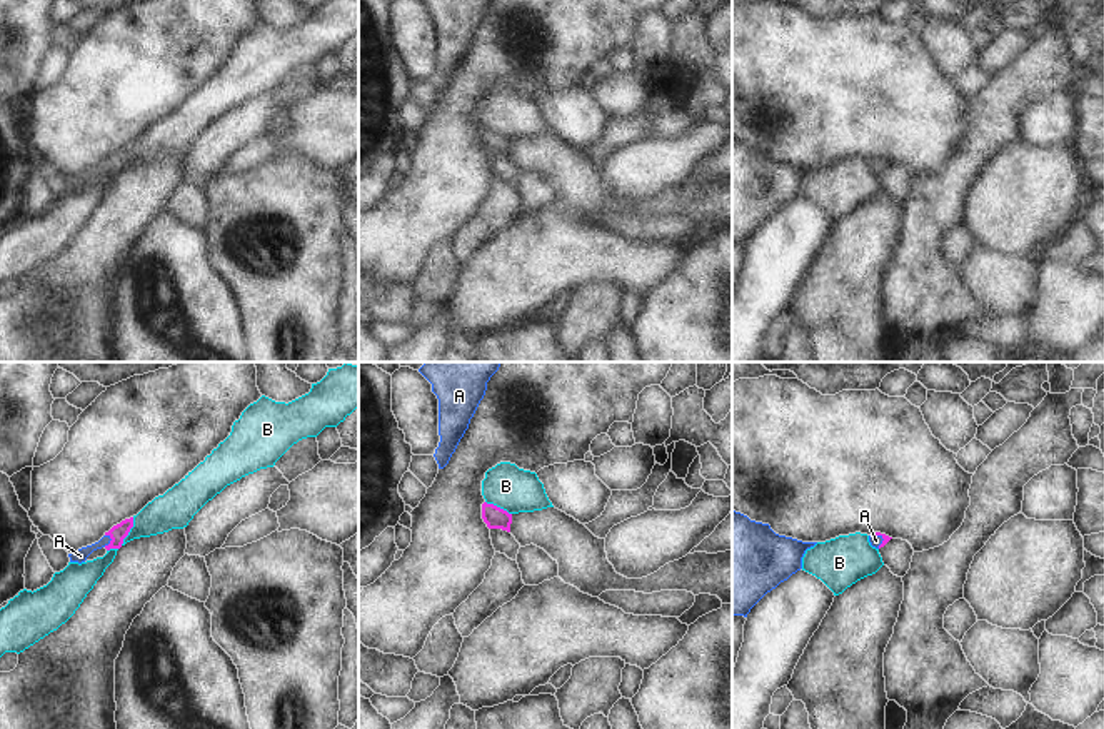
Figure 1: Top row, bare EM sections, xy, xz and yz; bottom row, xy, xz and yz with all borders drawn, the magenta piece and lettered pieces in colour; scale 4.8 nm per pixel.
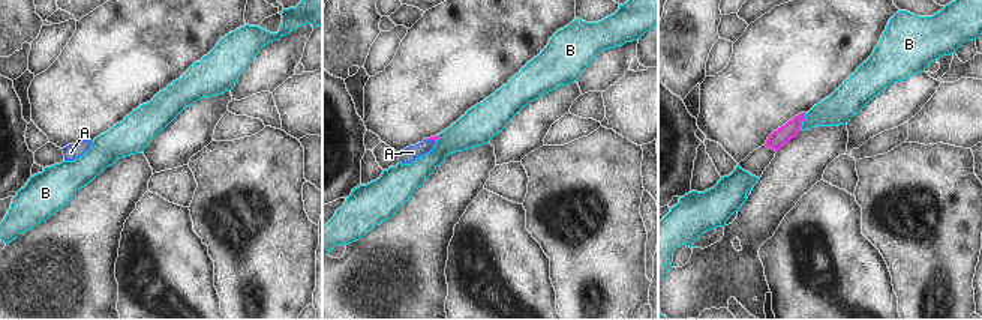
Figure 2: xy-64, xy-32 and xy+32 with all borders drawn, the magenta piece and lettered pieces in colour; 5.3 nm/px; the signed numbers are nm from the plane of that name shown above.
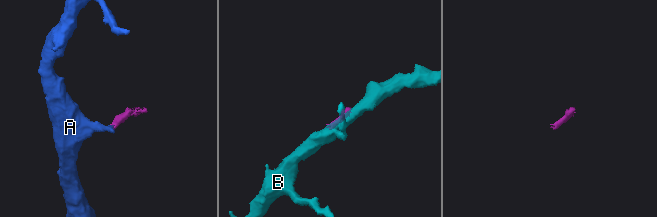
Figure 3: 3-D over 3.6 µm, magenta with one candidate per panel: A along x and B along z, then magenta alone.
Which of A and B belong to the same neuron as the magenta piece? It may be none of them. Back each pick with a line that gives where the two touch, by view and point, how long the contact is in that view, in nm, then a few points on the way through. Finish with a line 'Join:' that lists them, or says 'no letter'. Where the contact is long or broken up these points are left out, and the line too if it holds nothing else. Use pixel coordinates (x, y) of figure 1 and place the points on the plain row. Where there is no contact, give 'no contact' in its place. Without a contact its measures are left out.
A: xy (110, 167) | 70 nm | across xy (120, 157), (110, 167), (100, 169), (80, 182)
Join: A

